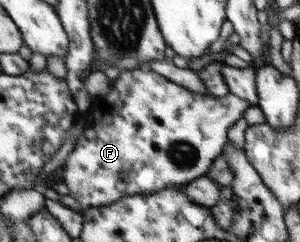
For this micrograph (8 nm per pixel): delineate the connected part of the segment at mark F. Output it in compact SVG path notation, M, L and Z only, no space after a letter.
M140 70L120 72L103 100L105 113L96 113L92 127L82 132L64 162L63 183L83 210L110 206L126 196L149 194L171 185L184 186L201 177L219 157L224 145L230 144L228 129L250 107L246 100L230 93L217 98L200 96L158 73Z

